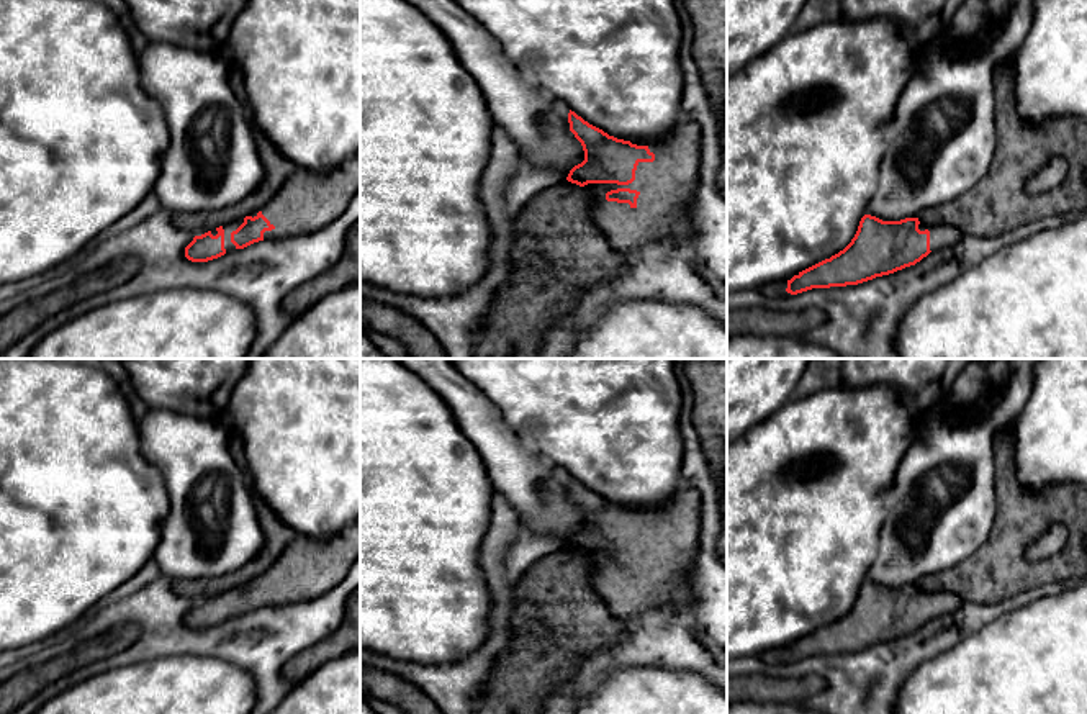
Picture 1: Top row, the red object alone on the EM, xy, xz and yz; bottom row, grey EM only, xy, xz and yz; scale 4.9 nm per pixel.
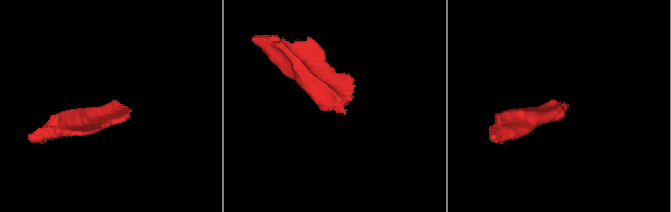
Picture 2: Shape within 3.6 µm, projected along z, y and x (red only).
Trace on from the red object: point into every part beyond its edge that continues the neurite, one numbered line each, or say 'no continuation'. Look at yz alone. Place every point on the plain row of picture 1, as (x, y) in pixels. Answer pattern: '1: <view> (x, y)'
1: yz (942, 603)

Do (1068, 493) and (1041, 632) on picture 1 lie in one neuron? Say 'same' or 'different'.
different

